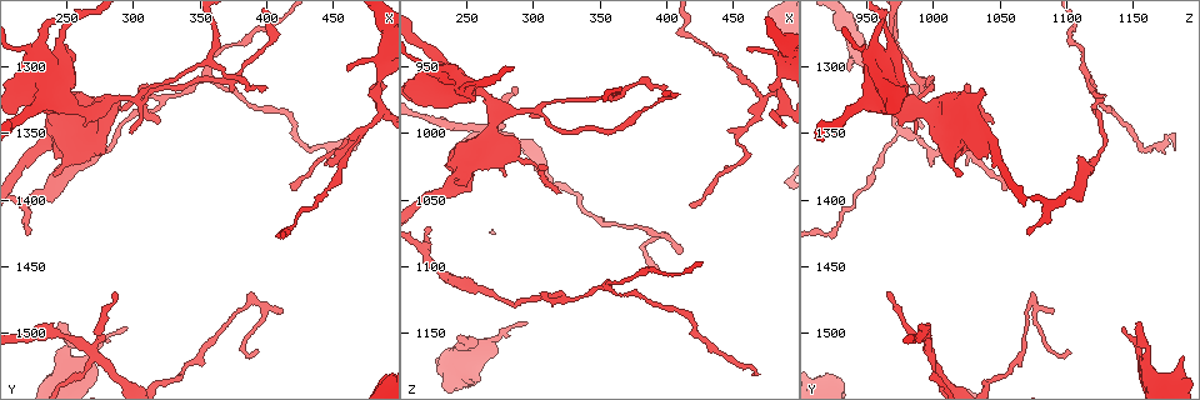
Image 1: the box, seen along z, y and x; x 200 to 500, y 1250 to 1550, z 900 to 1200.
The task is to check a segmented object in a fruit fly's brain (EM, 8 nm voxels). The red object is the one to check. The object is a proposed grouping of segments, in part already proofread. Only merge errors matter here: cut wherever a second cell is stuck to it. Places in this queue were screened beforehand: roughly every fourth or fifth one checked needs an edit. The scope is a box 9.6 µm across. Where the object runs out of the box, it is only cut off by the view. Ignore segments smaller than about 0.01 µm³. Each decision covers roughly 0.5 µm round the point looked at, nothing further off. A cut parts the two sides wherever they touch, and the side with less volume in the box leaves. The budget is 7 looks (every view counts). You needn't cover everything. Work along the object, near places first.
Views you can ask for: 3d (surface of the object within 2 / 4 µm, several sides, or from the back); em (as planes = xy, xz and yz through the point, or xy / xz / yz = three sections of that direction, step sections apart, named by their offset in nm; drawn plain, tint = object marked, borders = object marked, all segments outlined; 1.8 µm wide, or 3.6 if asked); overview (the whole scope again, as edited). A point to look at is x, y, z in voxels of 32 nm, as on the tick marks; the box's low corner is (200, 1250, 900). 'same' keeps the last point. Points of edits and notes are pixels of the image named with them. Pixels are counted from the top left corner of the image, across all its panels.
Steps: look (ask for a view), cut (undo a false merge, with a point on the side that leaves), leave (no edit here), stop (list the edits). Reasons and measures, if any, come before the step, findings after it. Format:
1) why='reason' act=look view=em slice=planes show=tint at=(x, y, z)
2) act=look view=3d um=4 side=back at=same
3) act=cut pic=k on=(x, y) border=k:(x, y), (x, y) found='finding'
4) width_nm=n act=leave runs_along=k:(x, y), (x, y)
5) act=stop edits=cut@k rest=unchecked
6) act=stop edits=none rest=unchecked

why='four-way junction' act=look view=3d um=4 at=(268, 1512, 996)

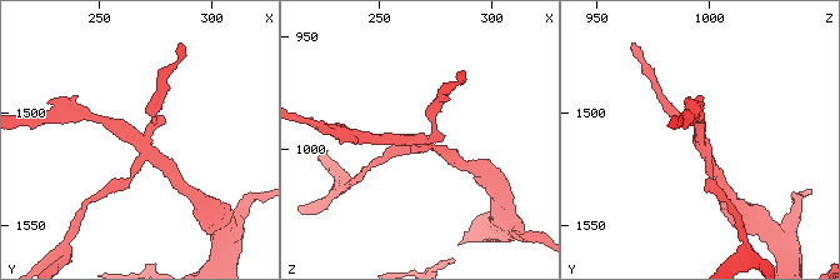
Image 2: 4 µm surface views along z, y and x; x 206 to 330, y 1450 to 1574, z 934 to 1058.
arms=4 why='shape alone is not enough' act=look view=em slice=planes show=tint at=(268, 1514, 995)

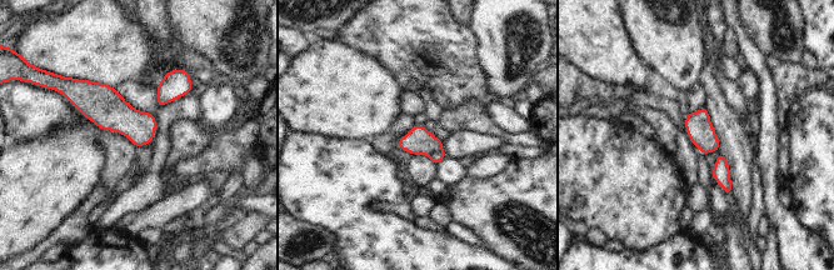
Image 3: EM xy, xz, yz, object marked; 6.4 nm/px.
act=cut pic=3 on=(437, 156) border=3:(442, 150), (434, 150), (428, 155) found='a second cell is stuck on'

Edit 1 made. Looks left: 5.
why='calibre changes' act=look view=3d um=4 at=(244, 1354, 1040)

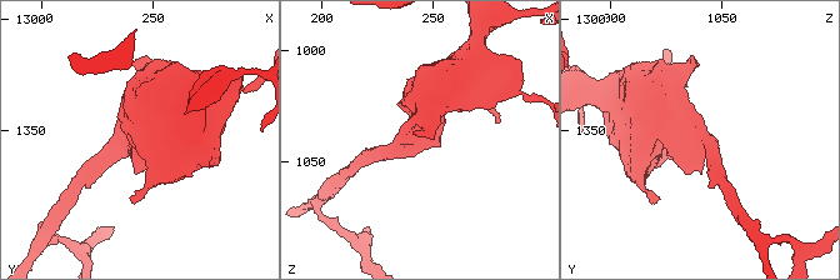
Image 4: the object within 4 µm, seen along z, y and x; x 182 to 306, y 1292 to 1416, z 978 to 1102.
arm_widths_nm=240,700 act=look view=em um=3.6 slice=planes show=tint at=(243, 1353, 1038)

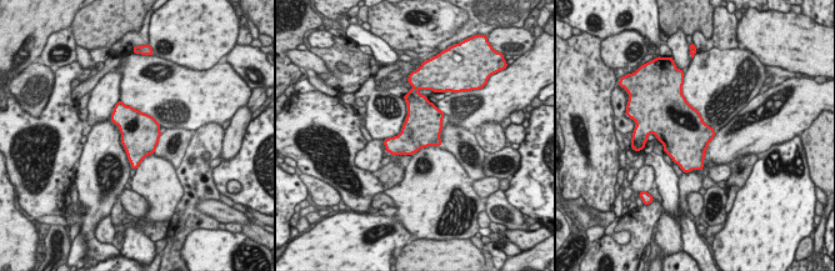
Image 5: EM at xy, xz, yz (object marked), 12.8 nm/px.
act=leave found='continuous, no second cell'

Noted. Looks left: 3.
act=look view=3d um=2 at=(460, 1356, 1018)

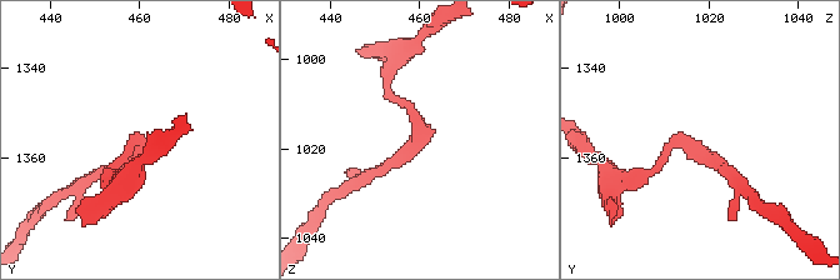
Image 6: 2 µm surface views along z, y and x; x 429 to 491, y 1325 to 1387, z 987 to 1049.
act=look view=em slice=planes show=tint at=(460, 1357, 1016)

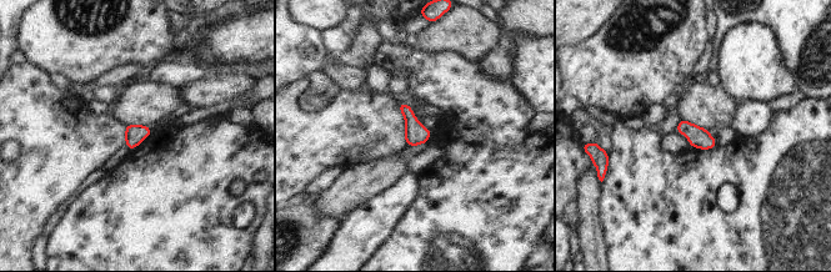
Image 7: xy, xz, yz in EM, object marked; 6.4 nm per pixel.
width_nm=130 act=leave found='all the same cell'

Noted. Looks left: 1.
act=stop edits=cut@3 rest=unchecked

